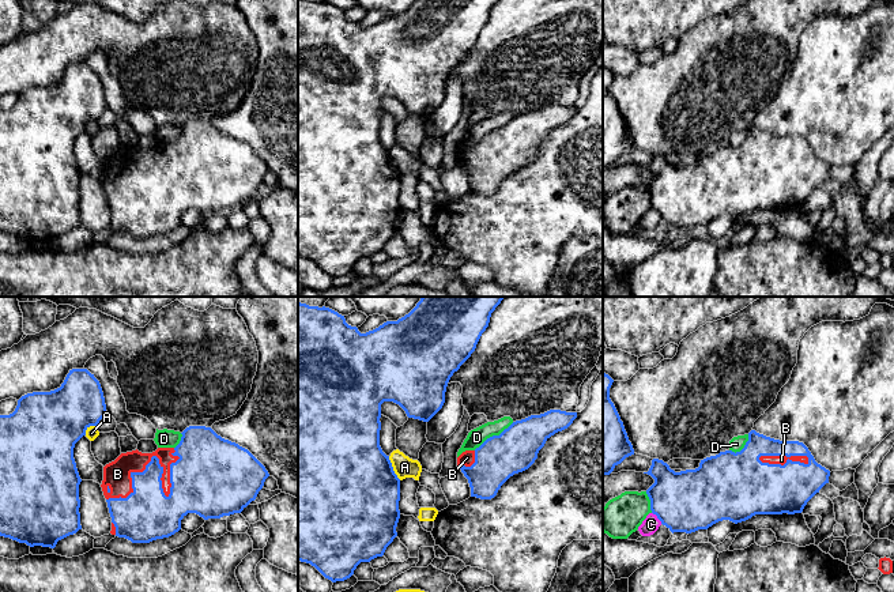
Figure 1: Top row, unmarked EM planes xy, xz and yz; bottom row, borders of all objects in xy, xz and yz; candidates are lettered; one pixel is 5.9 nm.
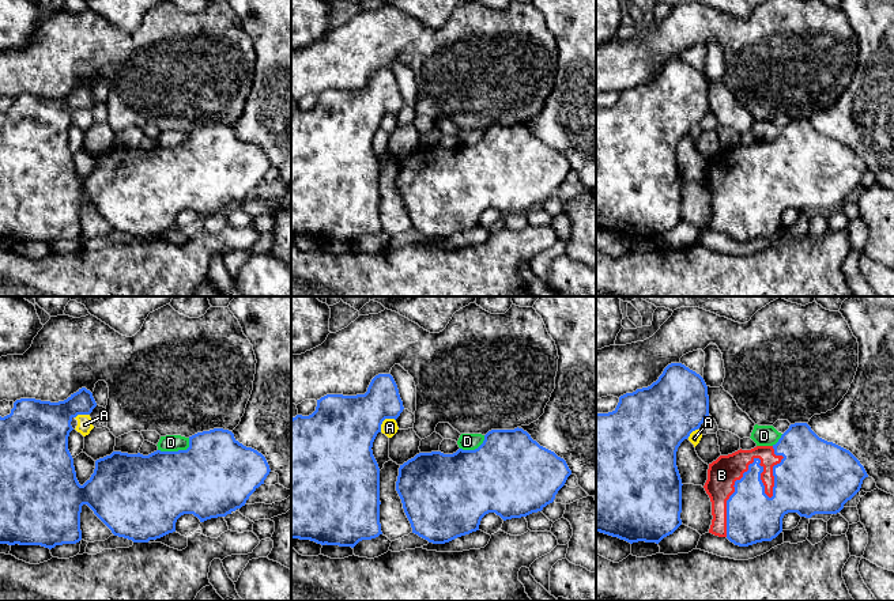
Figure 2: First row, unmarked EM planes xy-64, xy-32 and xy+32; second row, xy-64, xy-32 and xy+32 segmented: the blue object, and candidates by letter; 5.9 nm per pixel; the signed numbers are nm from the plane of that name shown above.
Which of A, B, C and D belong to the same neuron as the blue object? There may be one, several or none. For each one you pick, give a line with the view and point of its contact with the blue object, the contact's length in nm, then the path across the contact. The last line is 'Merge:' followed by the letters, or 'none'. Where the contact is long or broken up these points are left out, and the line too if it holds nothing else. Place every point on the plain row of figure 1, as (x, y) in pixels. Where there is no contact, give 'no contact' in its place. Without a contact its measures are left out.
B: meets blue in xy at (162, 162); contact 500 nm long
Merge: B

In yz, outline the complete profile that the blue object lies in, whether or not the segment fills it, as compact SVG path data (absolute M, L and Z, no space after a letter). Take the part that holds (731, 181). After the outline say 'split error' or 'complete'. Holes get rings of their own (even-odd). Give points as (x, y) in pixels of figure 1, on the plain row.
M755 125L748 128L740 147L720 147L701 155L695 165L675 167L663 155L653 154L644 169L655 174L646 185L650 205L672 229L708 225L723 215L738 219L755 210L801 208L830 171L803 137L774 135Z | split error

